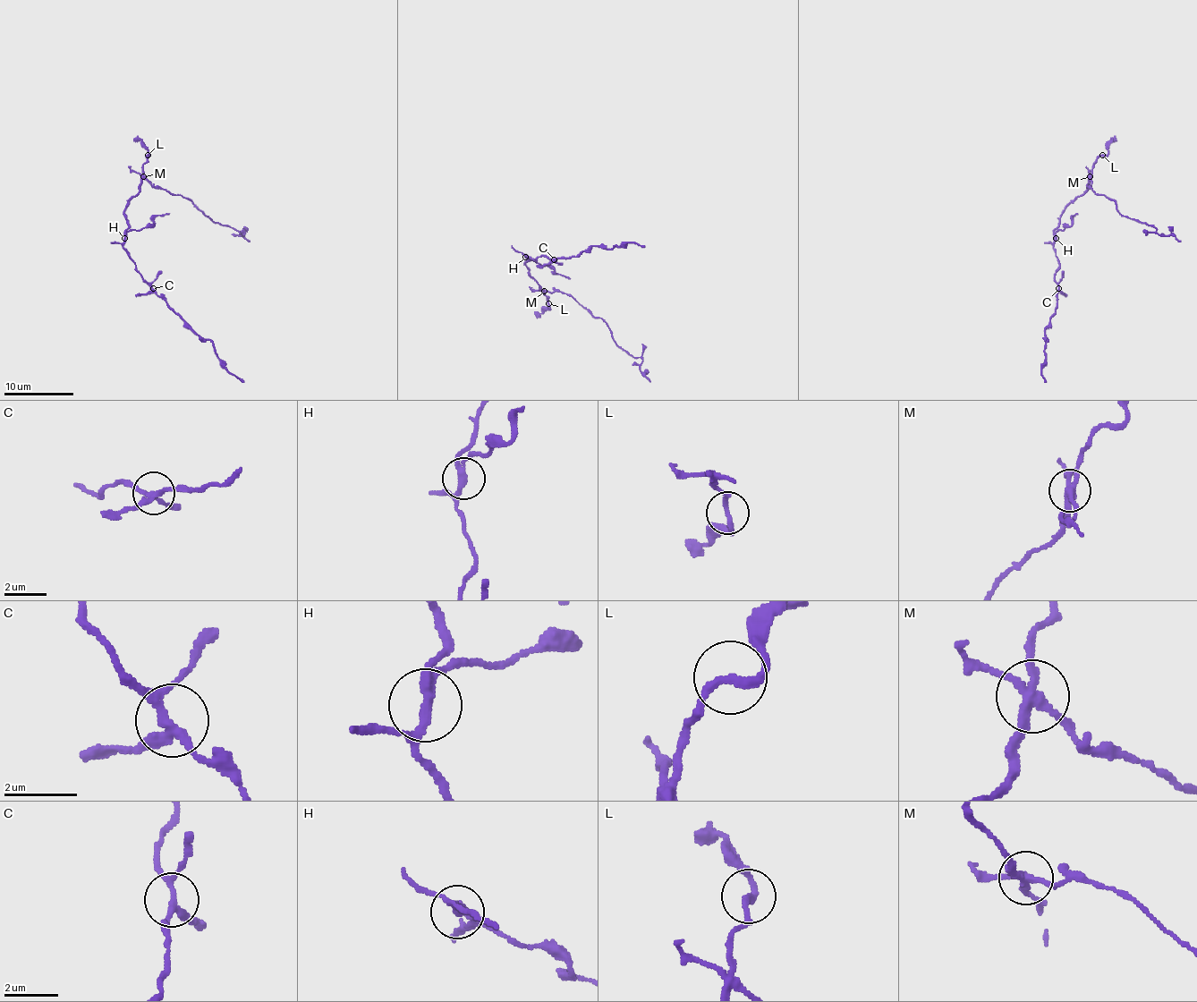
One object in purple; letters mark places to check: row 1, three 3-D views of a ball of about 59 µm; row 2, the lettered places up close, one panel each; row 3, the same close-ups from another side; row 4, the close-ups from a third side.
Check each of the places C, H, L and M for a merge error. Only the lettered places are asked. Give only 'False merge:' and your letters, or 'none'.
False merge: H, M

